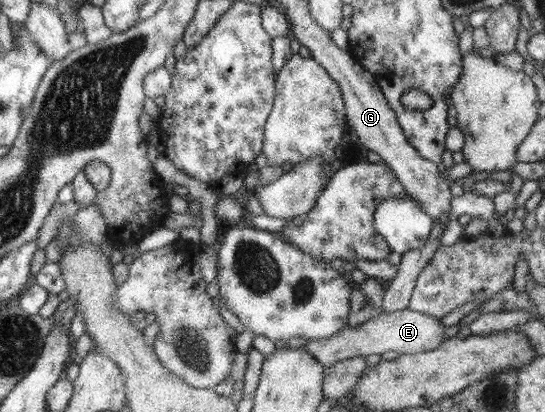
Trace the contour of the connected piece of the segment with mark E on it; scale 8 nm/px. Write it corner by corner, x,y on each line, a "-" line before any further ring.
406,308
392,313
380,311
377,316
368,319
359,326
346,326
338,333
319,340
310,340
303,343
304,349
316,358
323,366
331,366
341,360
350,360
352,357
368,357
382,354
386,351
396,351
399,354
414,354
433,350
444,339
446,327
442,326
441,318
432,317
425,313

